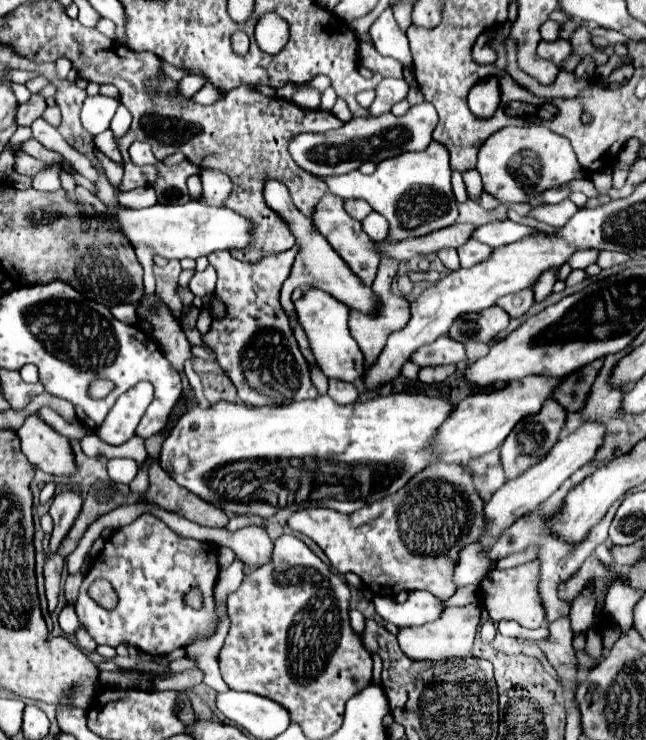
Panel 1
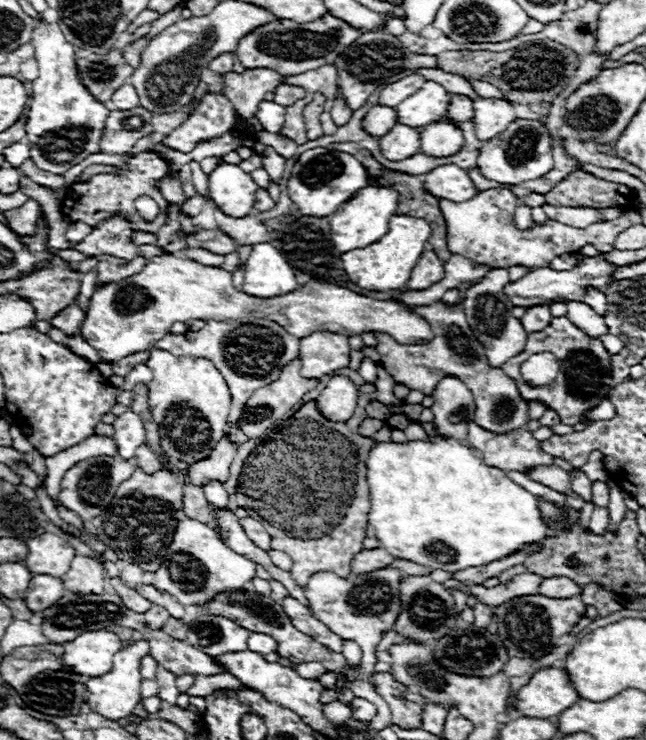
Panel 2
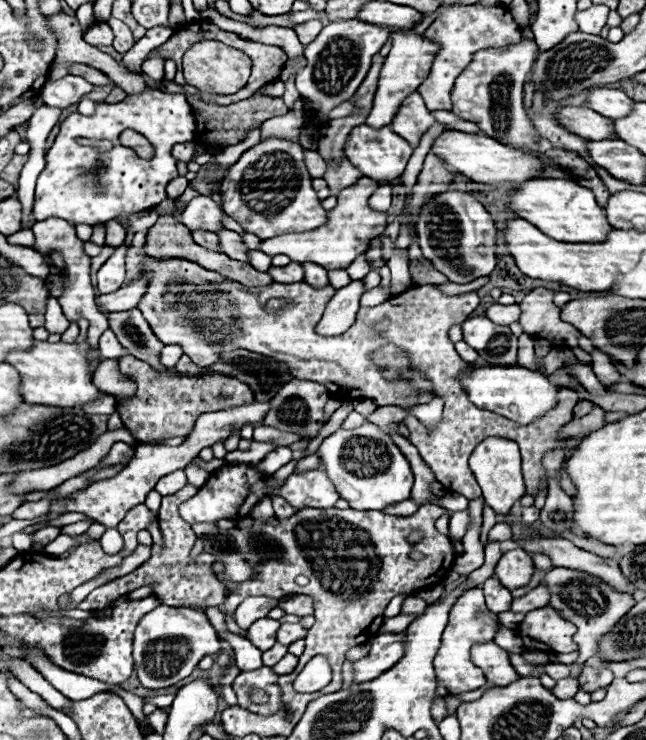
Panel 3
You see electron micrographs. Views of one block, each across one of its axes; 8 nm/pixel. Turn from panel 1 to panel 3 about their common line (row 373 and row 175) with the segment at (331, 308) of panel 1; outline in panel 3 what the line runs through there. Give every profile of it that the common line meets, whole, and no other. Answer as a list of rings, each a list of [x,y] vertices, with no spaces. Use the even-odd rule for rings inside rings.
[[[342,156],[340,164],[330,162],[328,170],[324,174],[324,180],[326,180],[328,188],[330,188],[330,196],[340,194],[344,188],[356,184],[360,178],[362,178],[360,170],[356,170],[356,166],[352,166],[352,162],[348,162],[346,156]]]

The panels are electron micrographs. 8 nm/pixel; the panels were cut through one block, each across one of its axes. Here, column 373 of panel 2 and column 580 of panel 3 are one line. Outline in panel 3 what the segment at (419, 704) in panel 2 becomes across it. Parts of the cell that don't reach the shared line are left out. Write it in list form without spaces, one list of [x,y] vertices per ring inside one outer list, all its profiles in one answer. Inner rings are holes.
[[[586,666],[582,670],[582,674],[580,674],[580,686],[586,692],[594,692],[598,688],[606,688],[612,680],[614,680],[614,674],[608,668],[592,668],[592,666]]]

